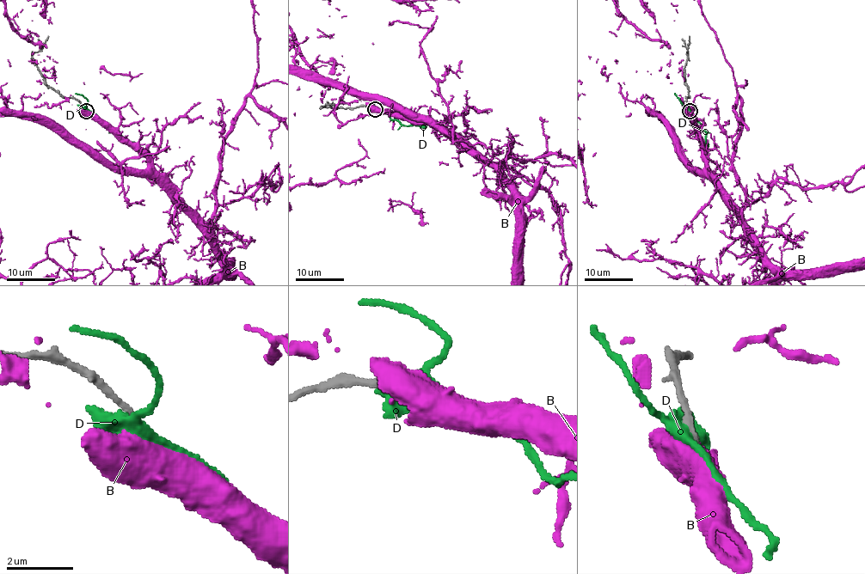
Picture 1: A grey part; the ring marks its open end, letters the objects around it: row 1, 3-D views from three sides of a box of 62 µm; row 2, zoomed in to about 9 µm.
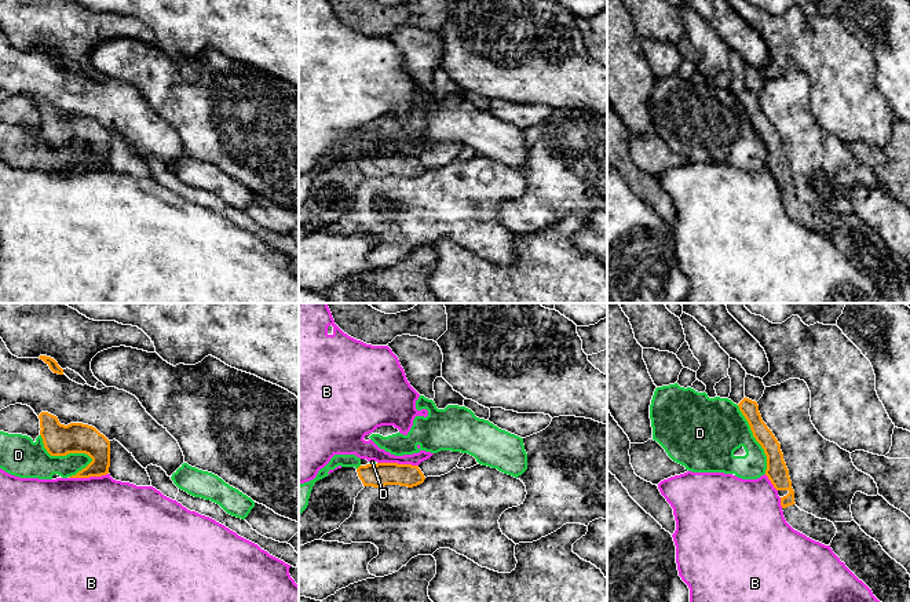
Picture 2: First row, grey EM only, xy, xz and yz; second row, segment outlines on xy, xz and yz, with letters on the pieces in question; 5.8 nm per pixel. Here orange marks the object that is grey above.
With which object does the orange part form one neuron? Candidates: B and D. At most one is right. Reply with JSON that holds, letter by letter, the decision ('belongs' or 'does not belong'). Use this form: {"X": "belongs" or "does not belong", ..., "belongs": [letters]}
{"B": "does not belong", "D": "does not belong", "belongs": []}

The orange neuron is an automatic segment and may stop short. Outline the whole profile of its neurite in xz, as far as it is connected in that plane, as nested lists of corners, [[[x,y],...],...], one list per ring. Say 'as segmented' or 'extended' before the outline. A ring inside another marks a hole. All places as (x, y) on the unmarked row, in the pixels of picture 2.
as segmented | [[[377,154],[359,157],[358,168],[363,178],[383,179],[385,176],[401,176],[413,179],[424,174],[425,168],[419,157],[398,154]]]

